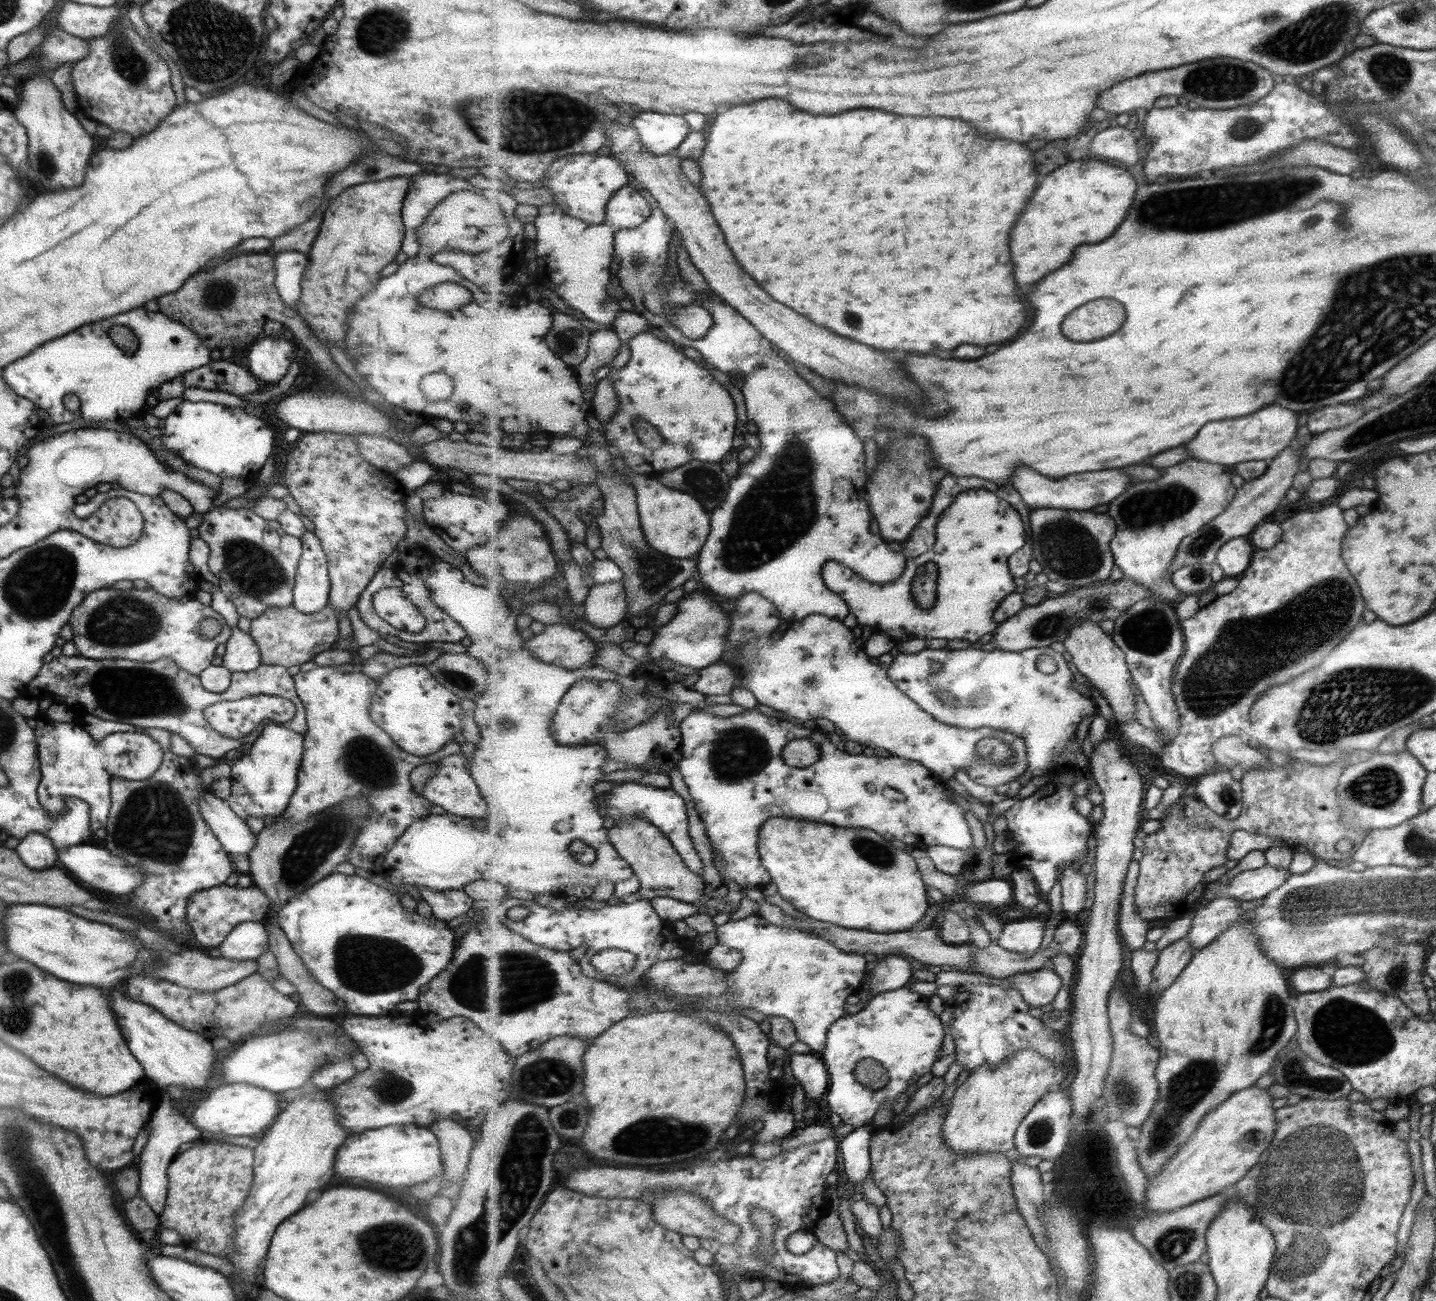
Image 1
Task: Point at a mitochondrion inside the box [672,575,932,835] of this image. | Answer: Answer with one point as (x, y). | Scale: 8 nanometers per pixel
(736, 754)

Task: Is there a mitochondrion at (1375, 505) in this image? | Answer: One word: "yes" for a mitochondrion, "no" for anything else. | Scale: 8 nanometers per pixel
no

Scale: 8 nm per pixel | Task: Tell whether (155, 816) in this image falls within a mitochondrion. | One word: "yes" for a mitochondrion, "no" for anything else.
yes

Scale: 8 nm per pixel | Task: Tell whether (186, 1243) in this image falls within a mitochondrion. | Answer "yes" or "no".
no

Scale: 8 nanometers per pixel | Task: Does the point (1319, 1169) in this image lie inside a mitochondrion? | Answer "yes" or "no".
yes

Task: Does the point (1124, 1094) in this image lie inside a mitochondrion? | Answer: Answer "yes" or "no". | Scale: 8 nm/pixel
yes

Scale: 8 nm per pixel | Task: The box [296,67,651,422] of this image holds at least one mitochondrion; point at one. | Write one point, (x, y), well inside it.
(574, 120)

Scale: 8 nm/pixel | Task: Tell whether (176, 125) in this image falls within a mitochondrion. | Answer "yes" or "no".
no

